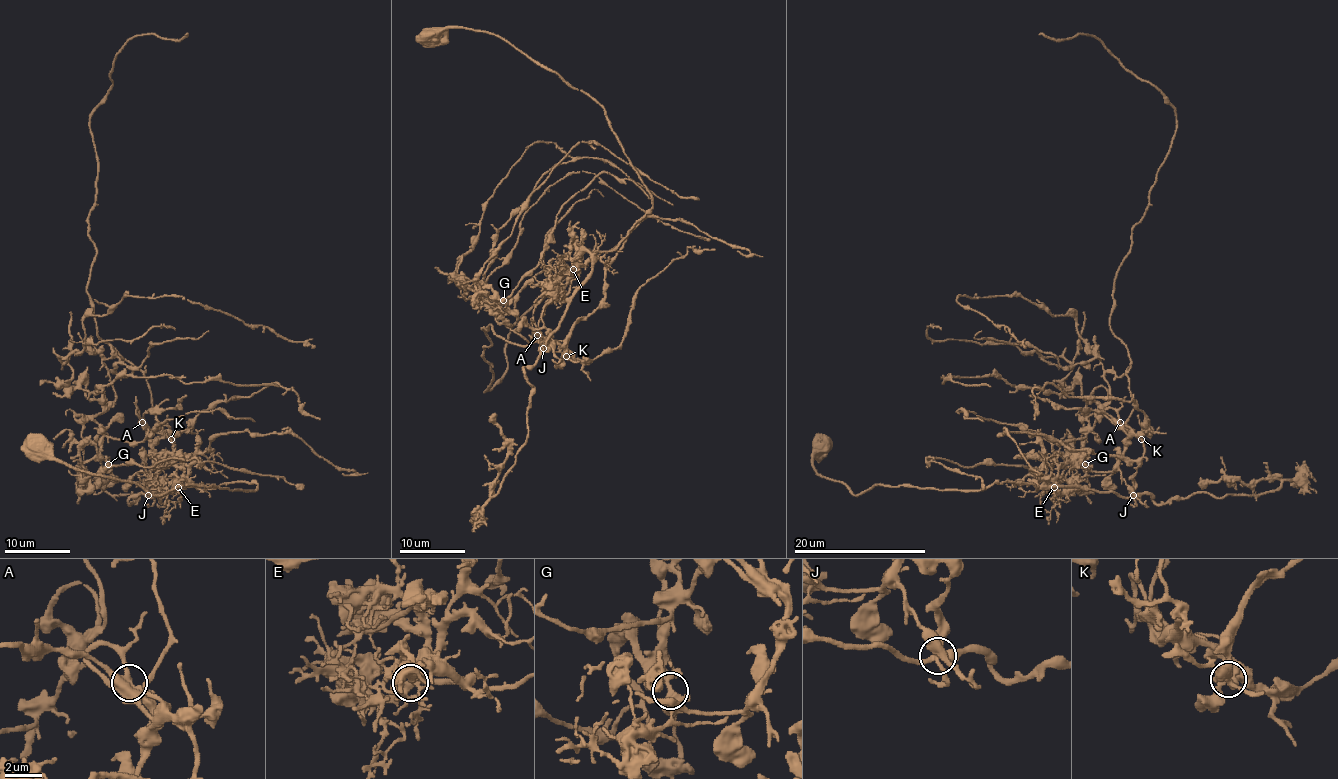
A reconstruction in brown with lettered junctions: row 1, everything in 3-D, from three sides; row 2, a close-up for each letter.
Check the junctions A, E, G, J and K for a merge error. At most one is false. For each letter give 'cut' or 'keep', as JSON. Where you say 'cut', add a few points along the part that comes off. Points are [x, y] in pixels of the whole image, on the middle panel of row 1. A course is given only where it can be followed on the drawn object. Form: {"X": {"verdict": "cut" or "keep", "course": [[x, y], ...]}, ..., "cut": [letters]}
{"A": {"verdict": "keep"}, "E": {"verdict": "keep"}, "G": {"verdict": "keep"}, "J": {"verdict": "cut", "course": [[543, 348], [592, 256], [647, 213], [650, 192], [581, 89], [498, 37], [446, 28], [419, 42]]}, "K": {"verdict": "keep"}, "cut": ["J"]}

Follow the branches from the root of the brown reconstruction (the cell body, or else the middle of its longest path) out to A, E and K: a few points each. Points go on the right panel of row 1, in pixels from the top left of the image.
A: (823, 445), (815, 470), (855, 495), (874, 485), (1038, 488), (1067, 464), (1110, 472), (1127, 439), (1120, 422)
E: (823, 445), (815, 470), (855, 495), (874, 485), (1054, 487)
K: (823, 445), (815, 470), (860, 495), (874, 485), (1038, 488), (1067, 464), (1110, 472), (1125, 442), (1141, 439)

